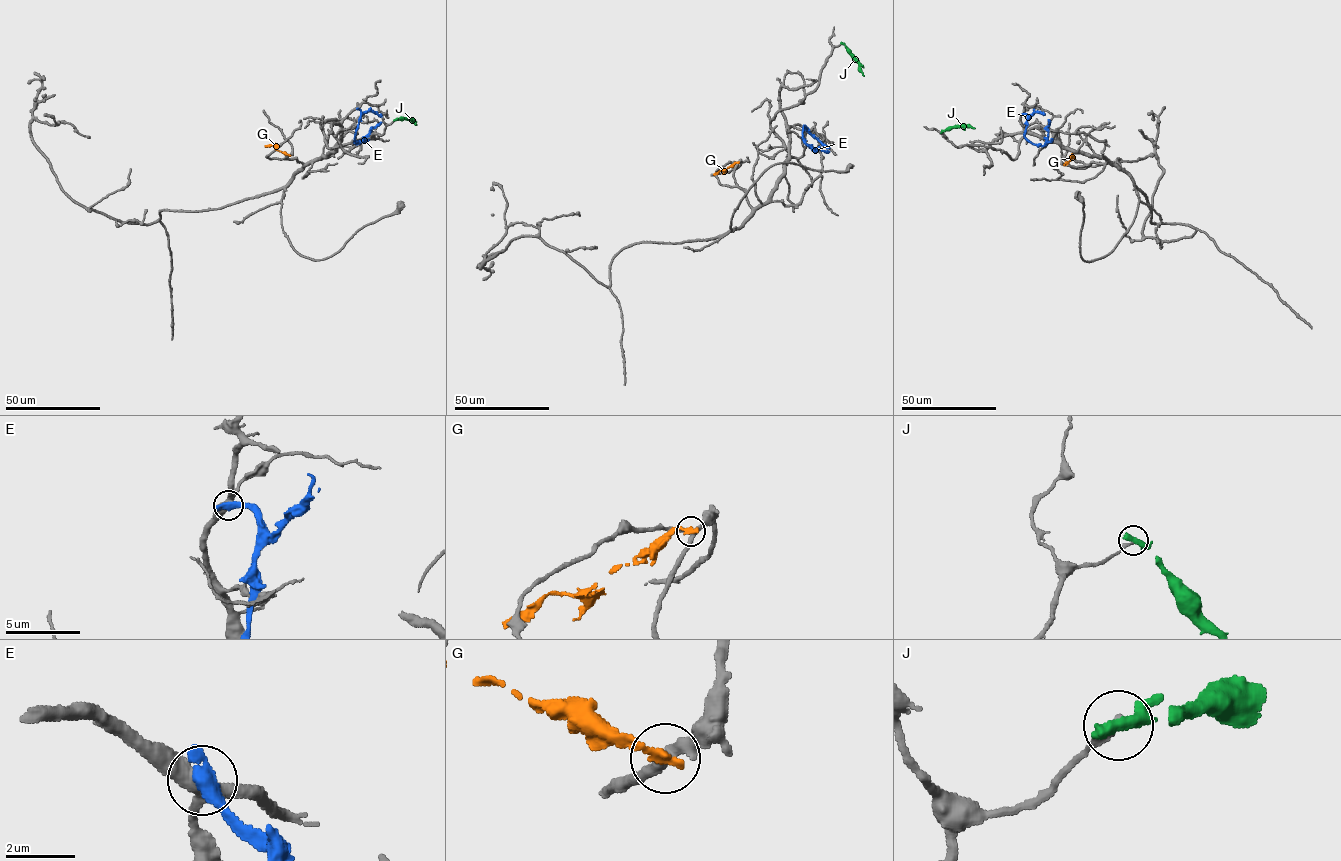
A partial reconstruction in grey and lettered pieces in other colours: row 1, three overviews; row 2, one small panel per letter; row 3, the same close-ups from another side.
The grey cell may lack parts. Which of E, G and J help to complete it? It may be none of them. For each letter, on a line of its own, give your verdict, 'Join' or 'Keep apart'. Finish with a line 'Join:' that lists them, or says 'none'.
E: Keep apart
G: Keep apart
J: Keep apart
Join: none

